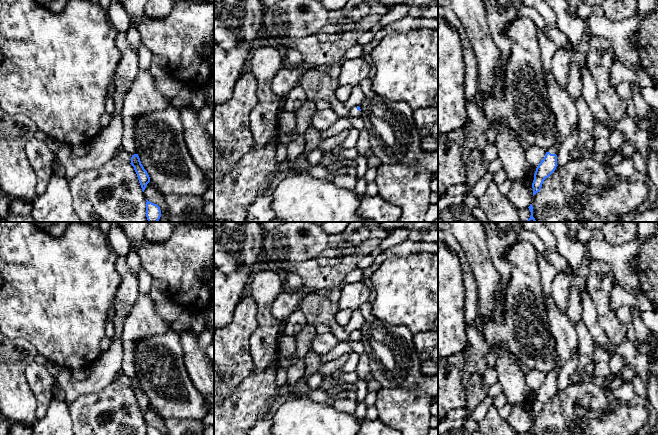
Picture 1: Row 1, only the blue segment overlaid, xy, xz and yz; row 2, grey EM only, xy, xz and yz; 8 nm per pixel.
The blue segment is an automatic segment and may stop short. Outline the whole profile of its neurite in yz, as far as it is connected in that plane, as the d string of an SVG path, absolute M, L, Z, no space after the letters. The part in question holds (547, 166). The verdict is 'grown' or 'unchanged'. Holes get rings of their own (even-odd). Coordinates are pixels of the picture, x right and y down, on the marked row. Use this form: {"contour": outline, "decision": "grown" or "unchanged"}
{"contour": "M552 72L544 74L544 80L547 86L548 105L555 116L556 141L536 168L532 183L533 196L541 190L544 180L555 171L558 166L556 154L578 121L574 101L566 89L557 84L554 74Z", "decision": "grown"}

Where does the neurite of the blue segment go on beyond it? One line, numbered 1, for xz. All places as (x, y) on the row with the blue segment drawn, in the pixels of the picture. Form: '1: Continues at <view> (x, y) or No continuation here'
1: Continues at xz (353, 112)

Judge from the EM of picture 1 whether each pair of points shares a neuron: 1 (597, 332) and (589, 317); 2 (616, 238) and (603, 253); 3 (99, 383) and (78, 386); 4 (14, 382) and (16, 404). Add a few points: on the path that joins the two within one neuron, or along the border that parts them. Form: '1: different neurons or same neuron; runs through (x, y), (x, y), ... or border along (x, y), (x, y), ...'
1: same neuron; runs through (594, 328), (591, 321)
2: different neurons; border along (604, 239), (614, 245), (634, 240)
3: same neuron; runs through (94, 383), (89, 386), (83, 386)
4: same neuron; runs through (14, 387), (14, 399)

